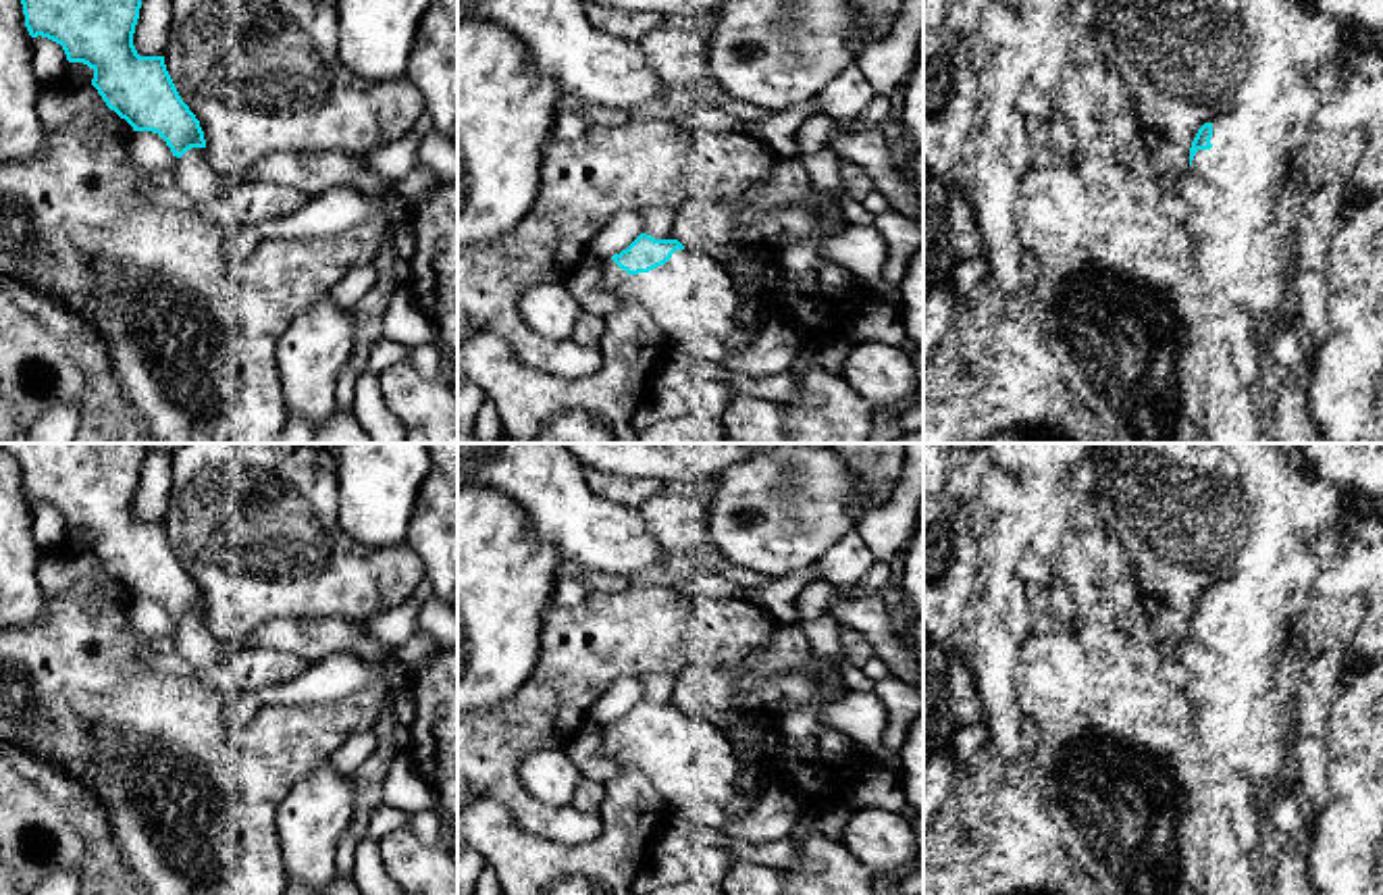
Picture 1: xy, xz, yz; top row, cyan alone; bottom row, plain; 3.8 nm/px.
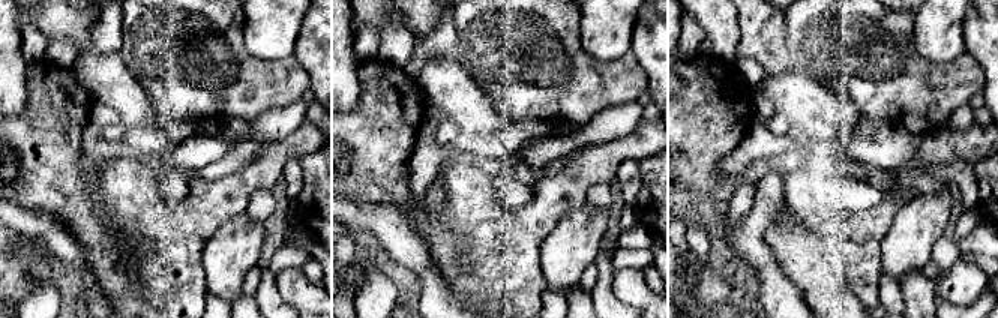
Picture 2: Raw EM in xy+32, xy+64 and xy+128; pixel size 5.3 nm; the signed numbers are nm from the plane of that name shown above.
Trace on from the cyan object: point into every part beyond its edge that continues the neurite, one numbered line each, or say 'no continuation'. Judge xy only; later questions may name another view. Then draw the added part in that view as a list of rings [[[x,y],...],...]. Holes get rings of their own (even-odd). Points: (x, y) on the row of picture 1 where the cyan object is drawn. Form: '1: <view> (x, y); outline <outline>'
no continuation

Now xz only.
1: xz (689, 284); outline [[[688,248],[676,250],[672,258],[645,273],[649,300],[659,300],[668,316],[701,321],[713,314],[713,331],[728,352],[745,350],[753,335],[742,327],[742,298],[734,277],[715,260]]]

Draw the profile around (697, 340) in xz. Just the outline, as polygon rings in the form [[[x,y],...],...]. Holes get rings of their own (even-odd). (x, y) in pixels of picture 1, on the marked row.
[[[620,268],[620,285],[616,296],[620,302],[638,302],[666,337],[666,356],[674,352],[697,360],[722,360],[728,350],[713,331],[713,314],[705,312],[701,321],[686,321],[684,316],[668,316],[661,300],[649,300],[643,281],[645,273],[628,275]]]

